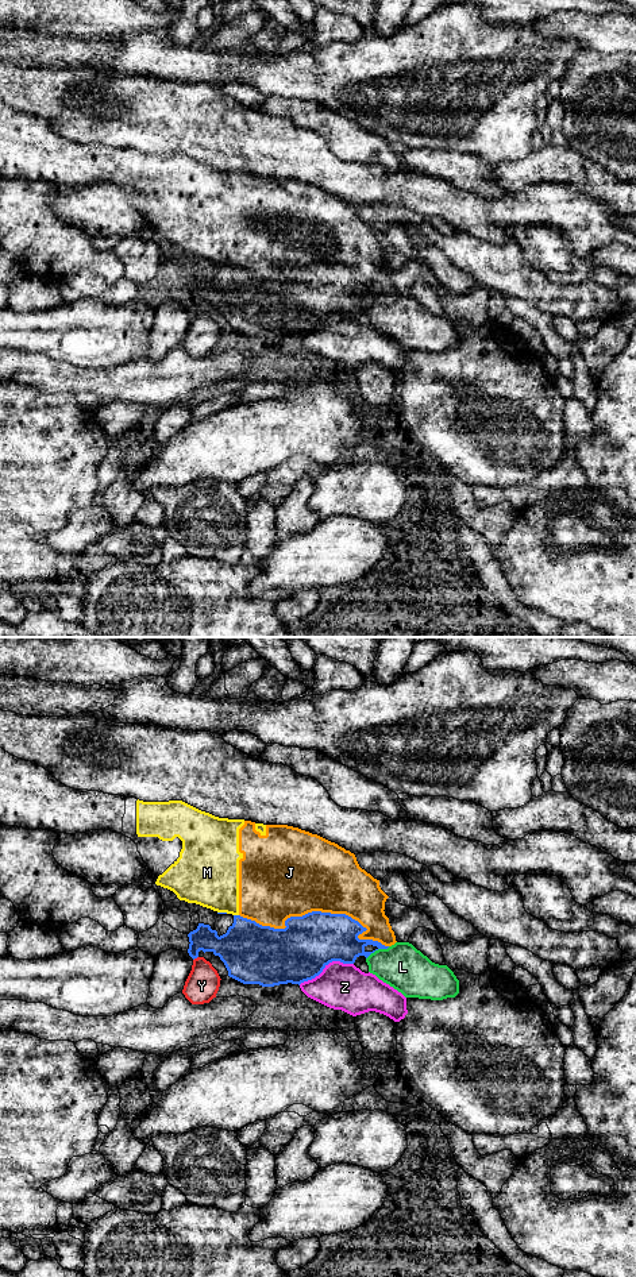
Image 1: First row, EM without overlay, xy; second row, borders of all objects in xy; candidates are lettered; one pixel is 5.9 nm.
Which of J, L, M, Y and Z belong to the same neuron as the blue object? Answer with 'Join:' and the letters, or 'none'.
Join: none

